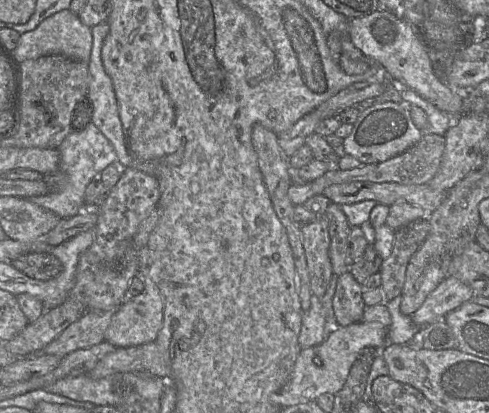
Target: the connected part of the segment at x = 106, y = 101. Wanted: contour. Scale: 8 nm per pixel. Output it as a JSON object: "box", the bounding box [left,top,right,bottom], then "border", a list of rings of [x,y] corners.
{"box":[87,21,132,169],"border":[[[106,21],[95,25],[91,28],[92,33],[92,49],[89,61],[89,87],[87,97],[92,103],[93,112],[91,116],[91,122],[101,131],[101,133],[110,141],[117,154],[117,162],[122,169],[132,167],[132,161],[128,146],[125,140],[125,135],[122,127],[122,123],[119,117],[119,105],[116,99],[114,87],[111,78],[104,70],[101,50],[104,44],[105,38],[109,33],[109,24]]]}

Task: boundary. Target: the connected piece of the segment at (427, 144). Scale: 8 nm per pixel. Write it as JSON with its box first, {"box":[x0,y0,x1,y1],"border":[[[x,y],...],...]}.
{"box":[288,134,445,205],"border":[[[437,134],[423,135],[415,145],[384,162],[361,165],[348,170],[331,168],[312,182],[293,183],[288,190],[288,197],[294,205],[303,205],[309,198],[322,194],[331,185],[358,181],[389,182],[403,185],[427,184],[437,173],[444,150],[445,136]]]}

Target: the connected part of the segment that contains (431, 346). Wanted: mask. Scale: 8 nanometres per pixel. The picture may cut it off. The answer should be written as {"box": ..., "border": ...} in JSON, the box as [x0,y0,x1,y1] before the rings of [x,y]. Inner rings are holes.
{"box":[407,320,458,350],"border":[[[441,320],[421,327],[407,345],[414,350],[446,350],[457,349],[458,342],[451,327]]]}

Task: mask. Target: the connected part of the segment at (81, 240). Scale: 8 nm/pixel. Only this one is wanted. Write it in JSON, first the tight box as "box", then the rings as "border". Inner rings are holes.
{"box":[51,229,94,289],"border":[[[94,229],[81,232],[58,246],[51,248],[53,254],[63,266],[66,282],[72,281],[72,289],[75,284],[76,268],[80,255],[87,250],[94,240]]]}

